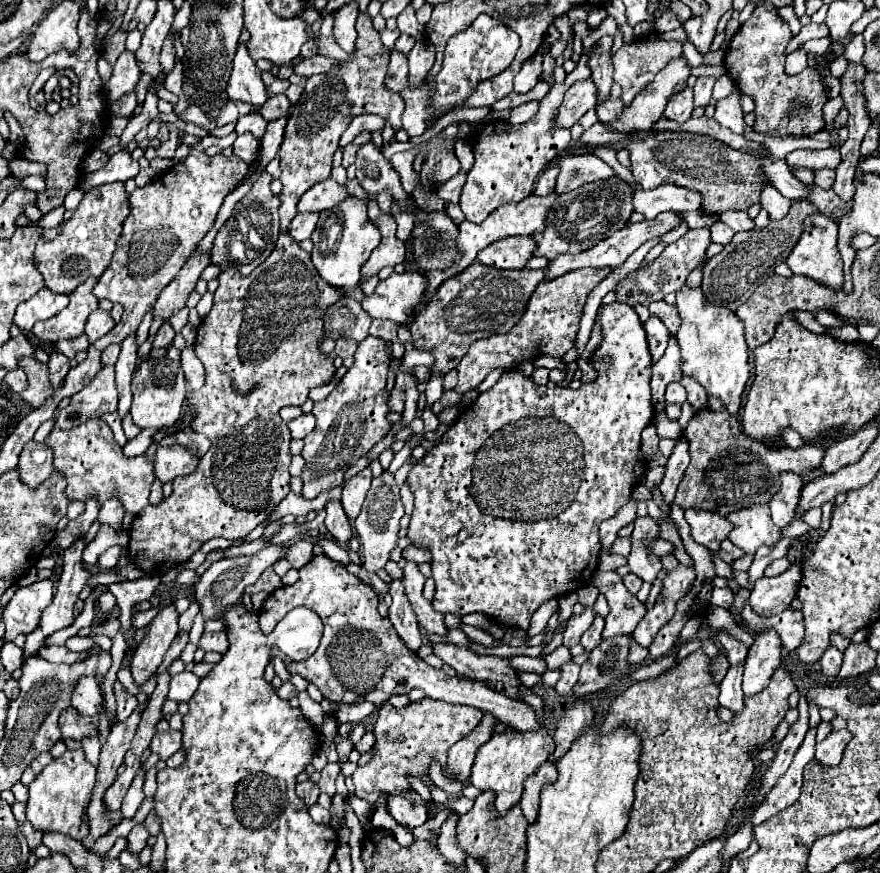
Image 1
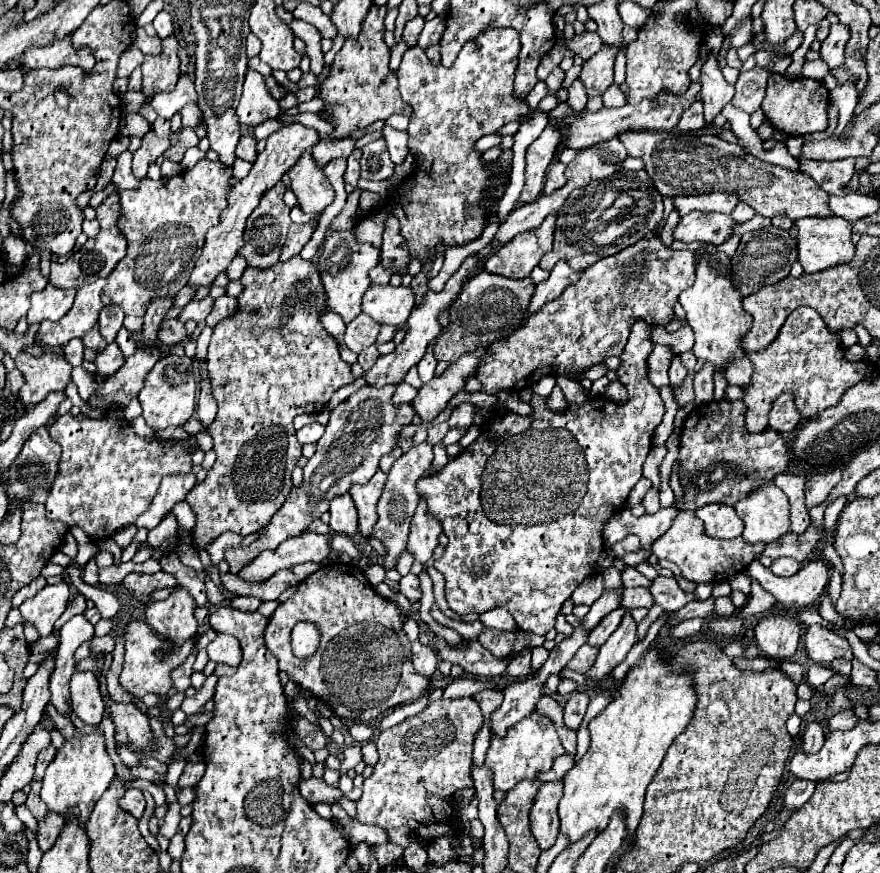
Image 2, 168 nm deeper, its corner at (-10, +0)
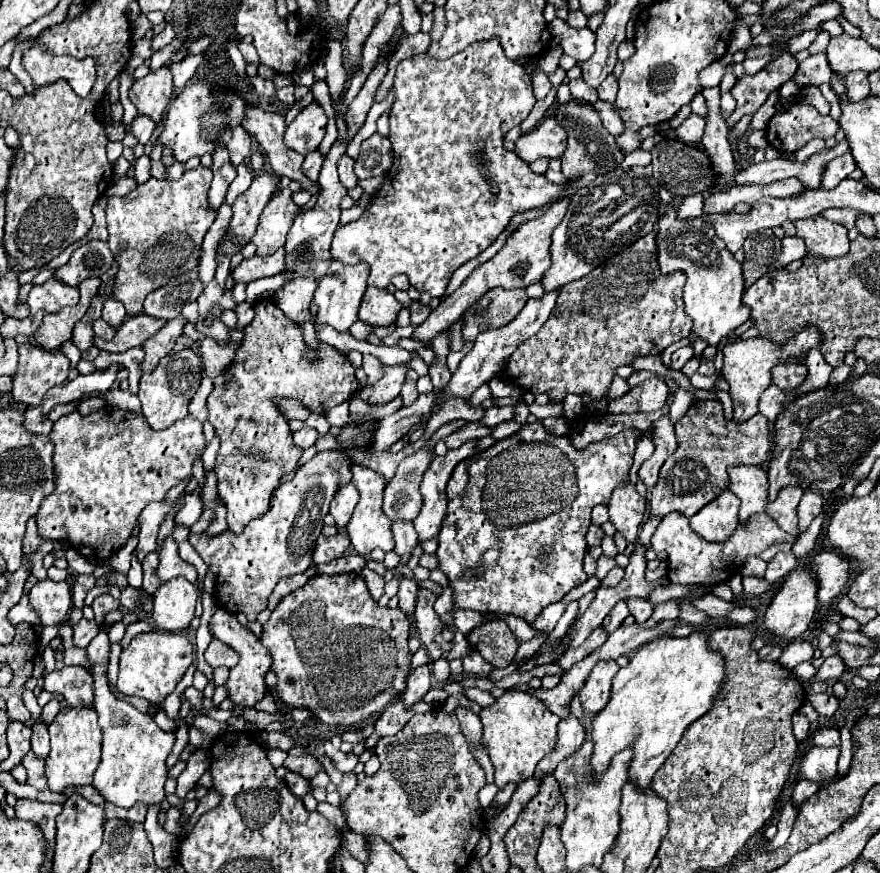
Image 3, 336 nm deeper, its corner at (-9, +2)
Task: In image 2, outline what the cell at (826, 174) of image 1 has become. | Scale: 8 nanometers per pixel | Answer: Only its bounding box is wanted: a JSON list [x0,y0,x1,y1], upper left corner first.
[797,159,854,195]

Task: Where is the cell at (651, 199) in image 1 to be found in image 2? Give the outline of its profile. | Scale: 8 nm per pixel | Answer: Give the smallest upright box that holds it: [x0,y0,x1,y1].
[674,193,740,215]

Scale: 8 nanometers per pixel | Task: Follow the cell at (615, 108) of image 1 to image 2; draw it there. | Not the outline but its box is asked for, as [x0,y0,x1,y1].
[602,83,626,107]

